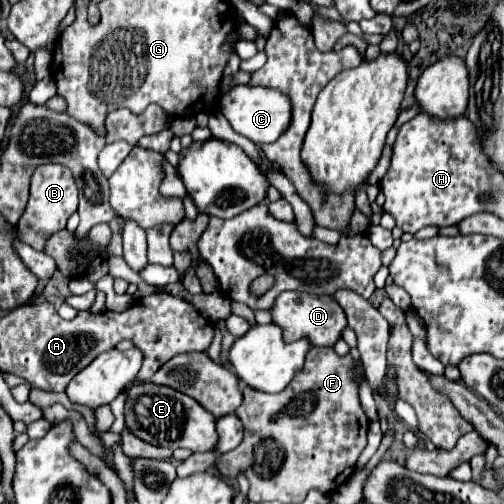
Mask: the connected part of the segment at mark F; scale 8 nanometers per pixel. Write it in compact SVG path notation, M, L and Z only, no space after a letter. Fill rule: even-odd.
M311 347L303 371L277 395L243 389L243 403L235 411L243 421L245 437L229 453L221 455L217 469L235 479L243 471L249 479L249 501L281 501L281 503L301 503L311 489L331 495L341 483L345 483L355 471L355 459L367 445L369 419L361 409L359 391L355 381L355 361L351 355L337 355L331 347Z

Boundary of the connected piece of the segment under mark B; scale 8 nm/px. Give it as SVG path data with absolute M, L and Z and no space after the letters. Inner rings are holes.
M41 165L31 175L31 197L25 207L25 213L21 215L17 229L21 233L21 241L29 243L33 249L41 251L45 239L63 229L67 219L77 211L77 187L73 181L73 175L63 165Z

